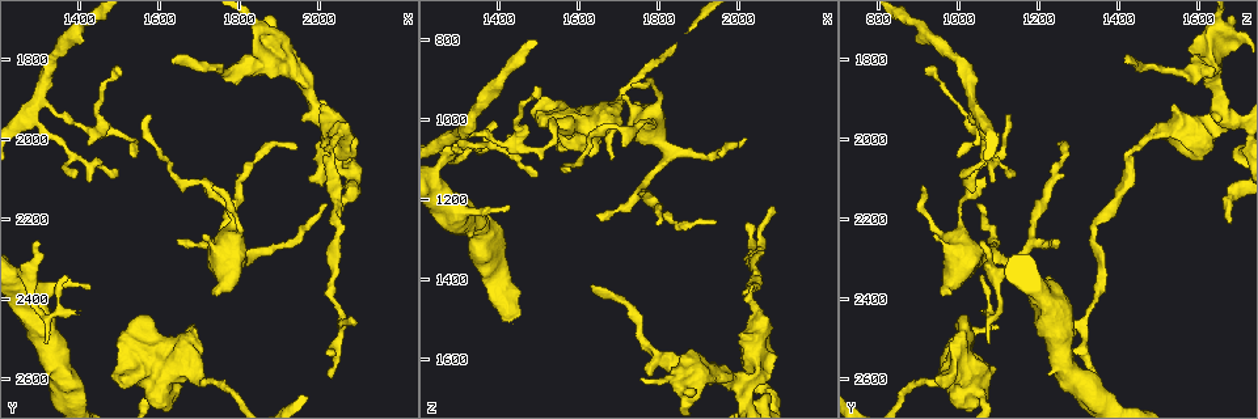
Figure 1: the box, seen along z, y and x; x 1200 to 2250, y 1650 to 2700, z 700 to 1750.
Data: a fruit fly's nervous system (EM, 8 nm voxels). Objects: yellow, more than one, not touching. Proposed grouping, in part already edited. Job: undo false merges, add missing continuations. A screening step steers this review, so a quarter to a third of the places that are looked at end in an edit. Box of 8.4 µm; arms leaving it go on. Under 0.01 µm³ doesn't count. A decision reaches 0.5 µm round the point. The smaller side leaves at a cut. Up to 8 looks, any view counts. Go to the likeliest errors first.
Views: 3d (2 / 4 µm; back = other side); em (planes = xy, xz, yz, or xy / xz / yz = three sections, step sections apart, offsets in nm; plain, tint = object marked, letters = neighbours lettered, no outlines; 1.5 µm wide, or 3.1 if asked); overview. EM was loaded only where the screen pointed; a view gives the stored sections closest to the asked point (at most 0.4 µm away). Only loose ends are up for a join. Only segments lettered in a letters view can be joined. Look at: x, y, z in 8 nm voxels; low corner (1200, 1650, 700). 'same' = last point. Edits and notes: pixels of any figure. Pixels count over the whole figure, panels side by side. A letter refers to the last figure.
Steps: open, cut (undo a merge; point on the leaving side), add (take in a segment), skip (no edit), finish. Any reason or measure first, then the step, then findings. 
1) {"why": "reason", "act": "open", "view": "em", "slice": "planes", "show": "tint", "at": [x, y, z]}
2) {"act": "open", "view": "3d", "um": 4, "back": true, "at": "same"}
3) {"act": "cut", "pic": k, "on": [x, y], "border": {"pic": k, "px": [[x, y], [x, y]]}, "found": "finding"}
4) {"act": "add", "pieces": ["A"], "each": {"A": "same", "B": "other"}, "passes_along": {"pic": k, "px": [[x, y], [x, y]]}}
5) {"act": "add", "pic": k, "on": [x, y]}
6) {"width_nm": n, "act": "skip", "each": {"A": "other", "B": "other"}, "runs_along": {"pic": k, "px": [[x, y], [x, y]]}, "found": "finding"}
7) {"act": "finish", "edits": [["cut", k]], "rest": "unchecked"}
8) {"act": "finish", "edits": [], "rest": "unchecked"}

{"why": "an open end", "act": "open", "view": "em", "slice": "planes", "show": "letters", "at": [2000, 1920, 1540]}

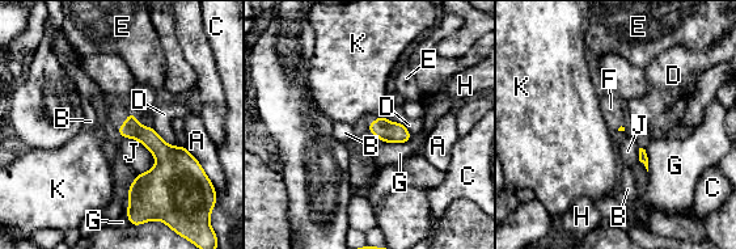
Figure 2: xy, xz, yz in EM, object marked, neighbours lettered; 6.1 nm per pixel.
{"act": "add", "pieces": ["F"], "each": {"A": "other", "B": "other", "C": "other", "D": "other", "E": "other", "F": "same", "G": "other", "H": "other", "J": "other", "K": "other"}, "passes_along": {"pic": 2, "px": [[148, 136], [125, 122], [117, 113]]}, "found": "it goes on there"}

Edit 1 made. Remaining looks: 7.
{"why": "redraw", "act": "open", "view": "overview"}

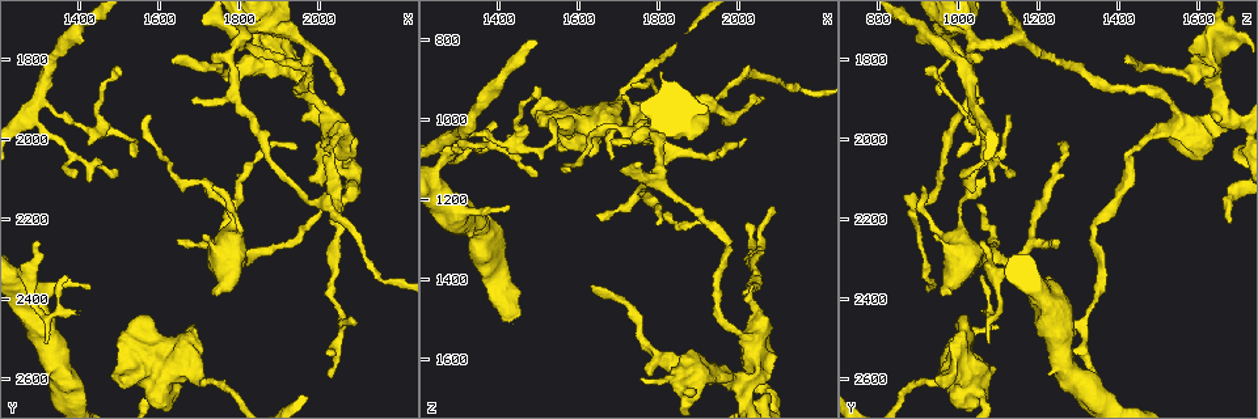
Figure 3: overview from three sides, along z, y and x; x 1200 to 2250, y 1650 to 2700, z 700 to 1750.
{"why": "thick end", "act": "open", "view": "em", "slice": "xz", "step": 8, "show": "tint", "at": [1735, 2385, 975]}

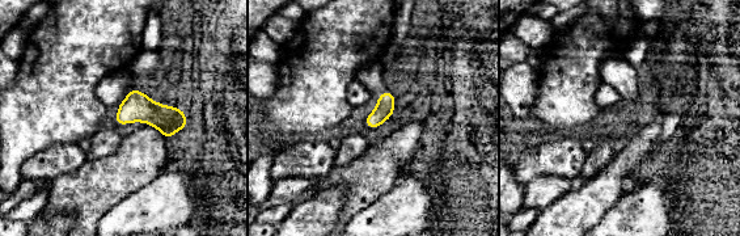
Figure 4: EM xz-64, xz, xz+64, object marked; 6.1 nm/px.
{"why": "cut it another way", "act": "open", "view": "em", "slice": "planes", "show": "letters", "at": "same"}

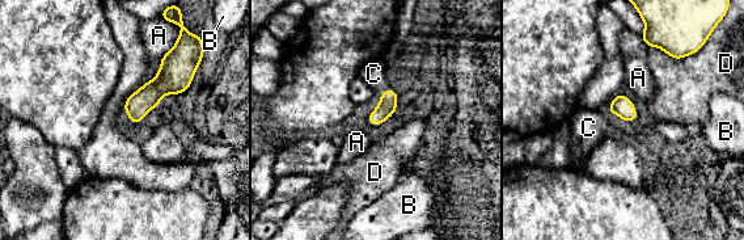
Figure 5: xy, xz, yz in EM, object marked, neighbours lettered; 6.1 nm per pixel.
{"act": "add", "pieces": ["C"], "each": {"A": "other", "B": "other", "C": "same", "D": "other"}, "passes_along": {"pic": 5, "px": [[388, 100], [384, 92], [373, 74]]}, "found": "it goes on there"}

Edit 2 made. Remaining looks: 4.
{"why": "tapers out", "act": "open", "view": "em", "slice": "planes", "show": "letters", "at": [1420, 2370, 1210]}

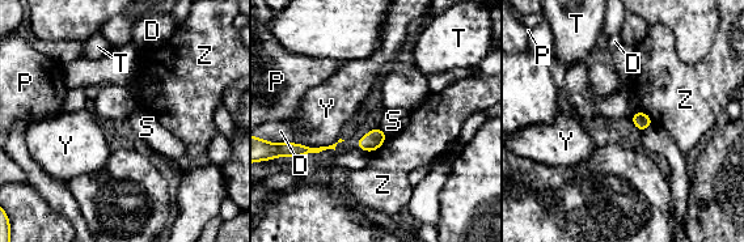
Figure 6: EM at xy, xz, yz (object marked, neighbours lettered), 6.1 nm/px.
{"width_nm": 100, "longest_contact_nm": ["Y", 320], "act": "skip", "each": {"D": "other", "P": "other", "S": "other", "T": "other", "Y": "other", "Z": "other"}, "found": "none of them fits"}

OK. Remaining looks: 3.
{"act": "finish", "edits": [["add", 2], ["add", 5]], "rest": "unchecked"}

